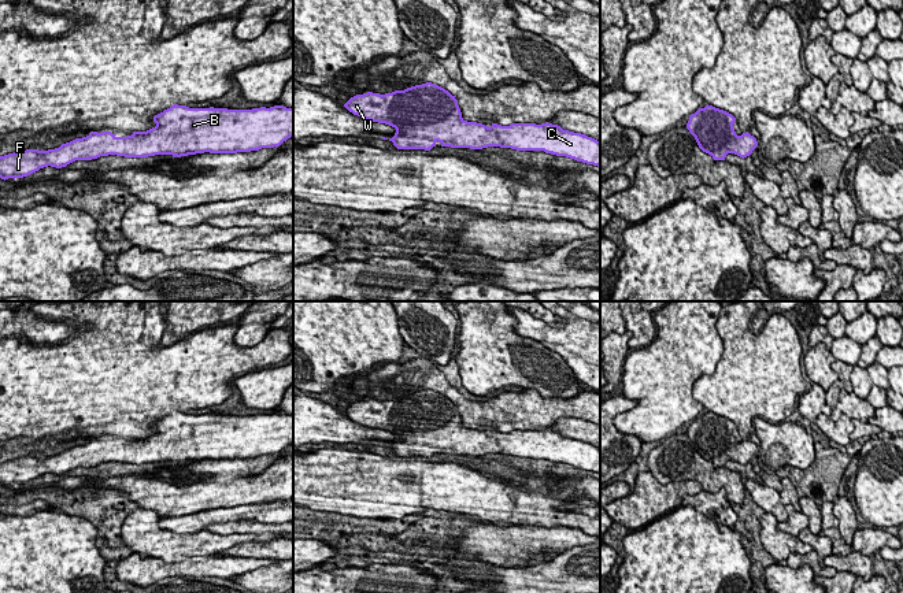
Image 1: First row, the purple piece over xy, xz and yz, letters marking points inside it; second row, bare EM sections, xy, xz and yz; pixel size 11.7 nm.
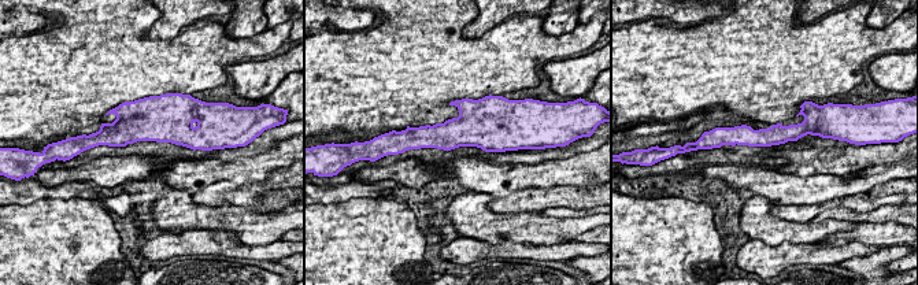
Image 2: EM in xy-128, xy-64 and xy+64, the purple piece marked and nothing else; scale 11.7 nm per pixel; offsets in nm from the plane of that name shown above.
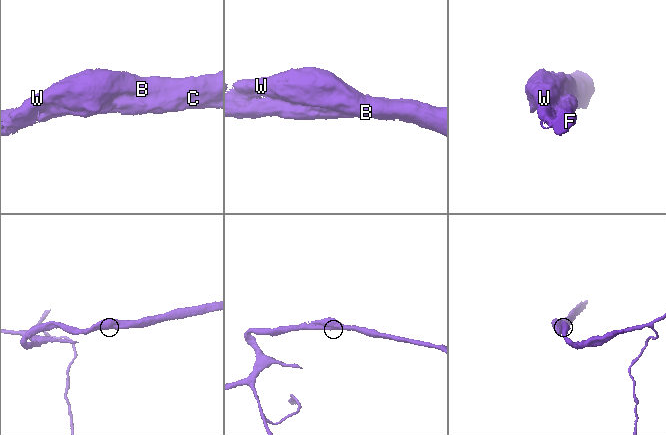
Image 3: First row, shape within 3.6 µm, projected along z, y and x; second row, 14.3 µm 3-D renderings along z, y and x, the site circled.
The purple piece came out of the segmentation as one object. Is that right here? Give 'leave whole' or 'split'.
leave whole

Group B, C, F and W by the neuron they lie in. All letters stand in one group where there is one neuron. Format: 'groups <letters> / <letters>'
groups B C F W

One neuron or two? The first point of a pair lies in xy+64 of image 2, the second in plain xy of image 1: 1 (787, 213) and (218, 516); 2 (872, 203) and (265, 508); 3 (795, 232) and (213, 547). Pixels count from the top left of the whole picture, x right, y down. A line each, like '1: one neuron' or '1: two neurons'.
1: one neuron
2: one neuron
3: one neuron

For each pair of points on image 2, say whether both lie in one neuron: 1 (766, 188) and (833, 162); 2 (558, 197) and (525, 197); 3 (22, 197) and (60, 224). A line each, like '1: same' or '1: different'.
1: different
2: same
3: different

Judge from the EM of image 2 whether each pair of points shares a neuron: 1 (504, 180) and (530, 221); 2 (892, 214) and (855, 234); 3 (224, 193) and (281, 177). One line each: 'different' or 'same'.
1: different
2: different
3: same

